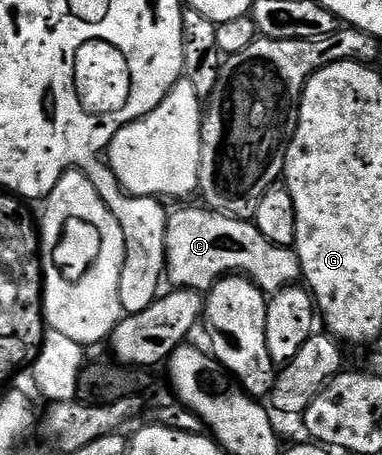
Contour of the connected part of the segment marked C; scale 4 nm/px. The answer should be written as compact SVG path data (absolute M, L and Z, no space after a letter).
M201 204L168 215L166 264L168 281L170 278L174 287L198 292L207 292L220 278L239 274L272 296L301 278L296 249L271 244L252 221L220 214Z

